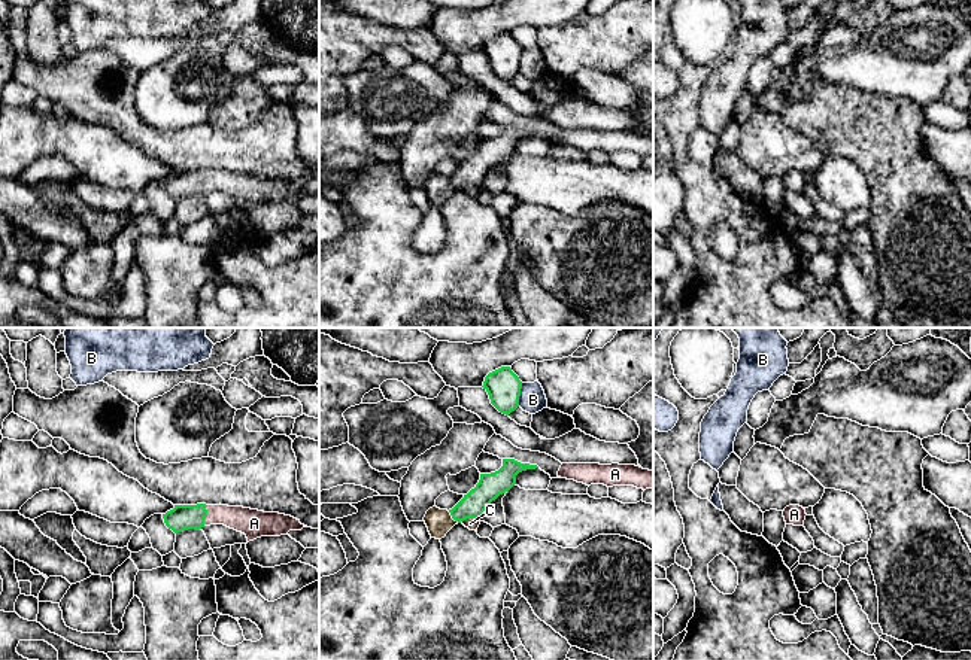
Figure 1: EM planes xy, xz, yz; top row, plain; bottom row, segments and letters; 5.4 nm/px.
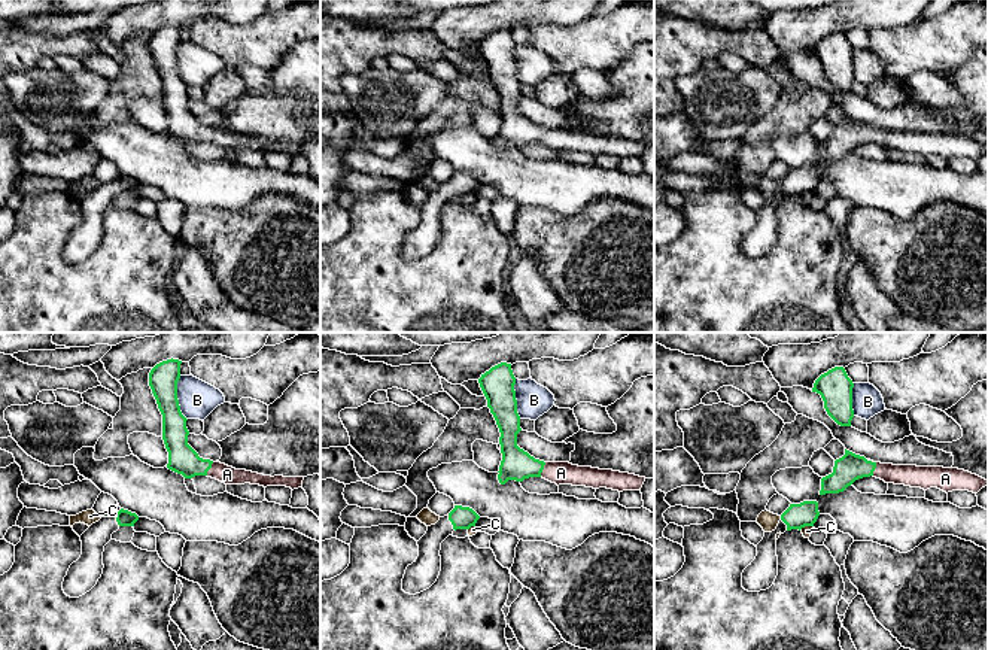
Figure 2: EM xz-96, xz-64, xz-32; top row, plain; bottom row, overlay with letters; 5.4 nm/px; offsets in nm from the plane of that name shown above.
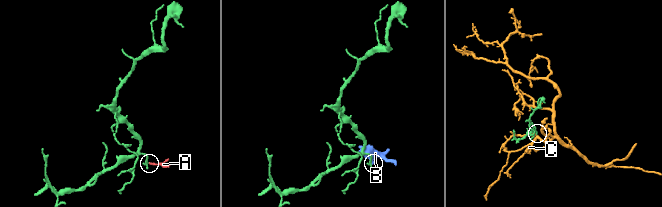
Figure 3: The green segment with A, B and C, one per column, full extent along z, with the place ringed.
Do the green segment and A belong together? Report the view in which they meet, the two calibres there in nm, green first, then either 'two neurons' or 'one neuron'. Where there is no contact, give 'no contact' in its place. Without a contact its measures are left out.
contact in xy; calibres 140 and 140 nm; one neuron

